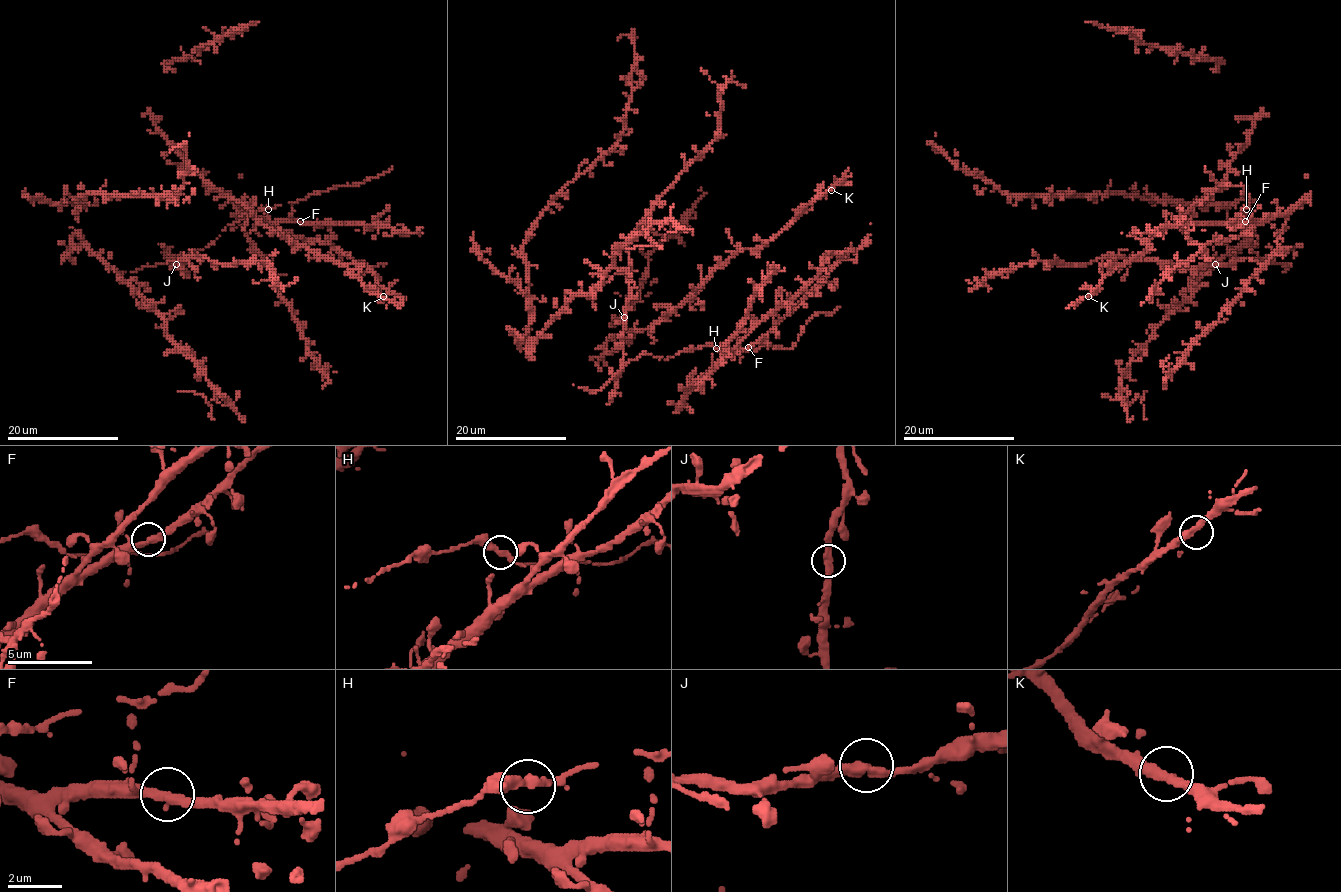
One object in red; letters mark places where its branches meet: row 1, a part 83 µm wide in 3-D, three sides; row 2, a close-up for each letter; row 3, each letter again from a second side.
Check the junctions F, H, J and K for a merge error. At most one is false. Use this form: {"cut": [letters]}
{"cut": []}

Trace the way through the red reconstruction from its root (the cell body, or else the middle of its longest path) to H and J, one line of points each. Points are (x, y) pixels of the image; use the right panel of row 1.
H: (1200, 267), (1261, 259), (1251, 252), (1257, 236), (1256, 228), (1243, 211), (1246, 209)
J: (1200, 267), (1215, 264)

